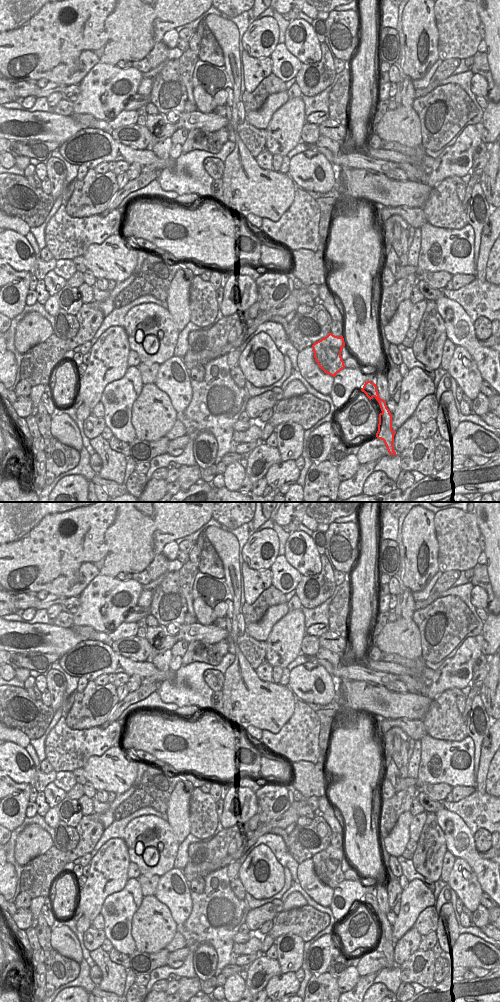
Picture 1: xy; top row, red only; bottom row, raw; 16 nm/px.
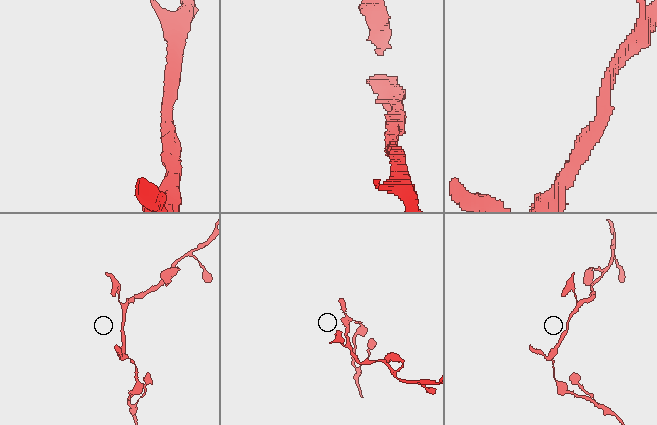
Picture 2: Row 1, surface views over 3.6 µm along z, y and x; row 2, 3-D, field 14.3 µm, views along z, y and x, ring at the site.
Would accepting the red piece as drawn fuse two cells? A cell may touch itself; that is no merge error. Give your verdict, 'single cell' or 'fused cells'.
fused cells

